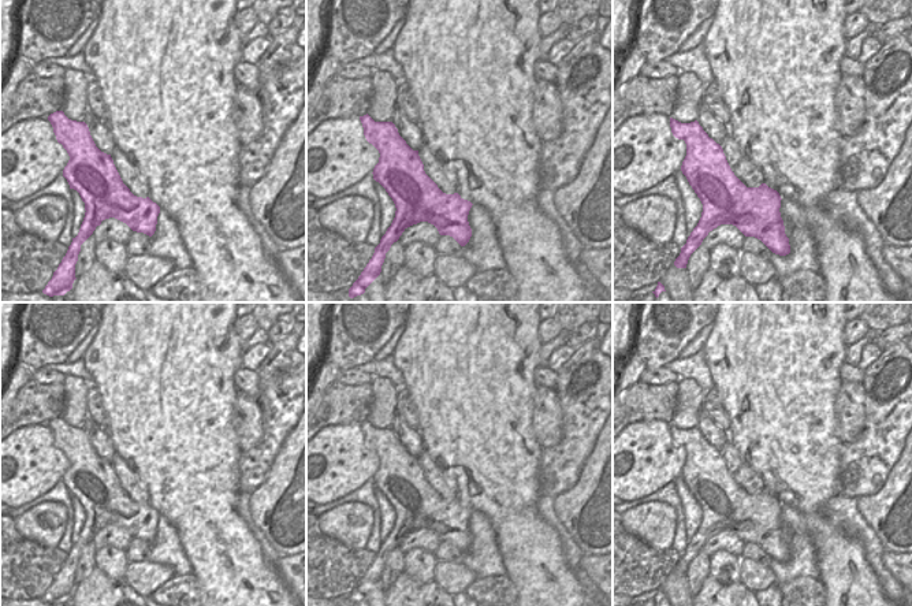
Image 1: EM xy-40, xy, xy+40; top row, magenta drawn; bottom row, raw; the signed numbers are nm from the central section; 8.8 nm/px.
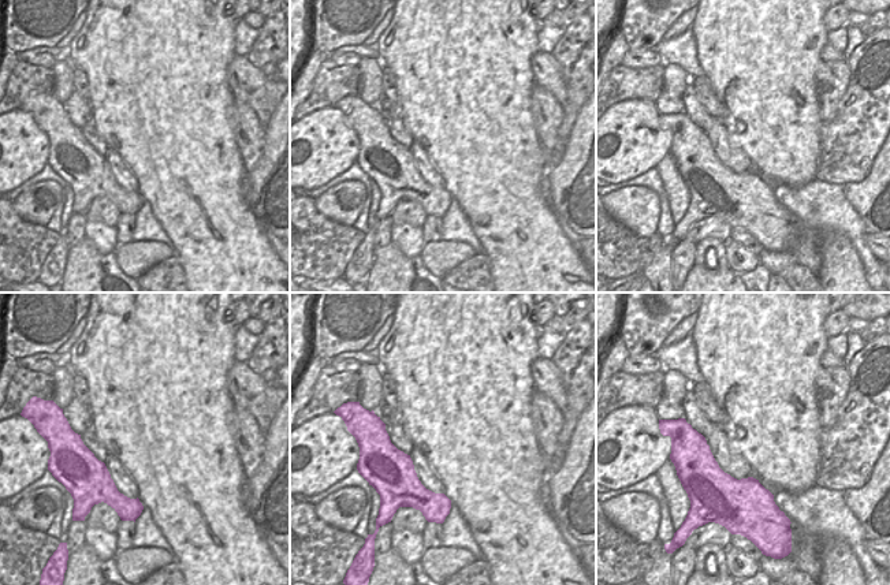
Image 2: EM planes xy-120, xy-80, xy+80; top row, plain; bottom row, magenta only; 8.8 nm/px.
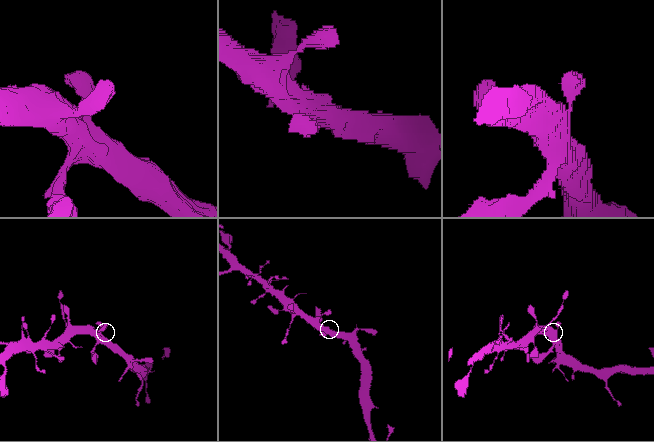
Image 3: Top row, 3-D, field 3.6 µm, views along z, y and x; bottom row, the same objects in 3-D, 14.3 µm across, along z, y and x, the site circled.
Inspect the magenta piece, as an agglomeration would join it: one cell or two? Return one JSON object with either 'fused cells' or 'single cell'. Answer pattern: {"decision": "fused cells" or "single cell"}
{"decision": "single cell"}

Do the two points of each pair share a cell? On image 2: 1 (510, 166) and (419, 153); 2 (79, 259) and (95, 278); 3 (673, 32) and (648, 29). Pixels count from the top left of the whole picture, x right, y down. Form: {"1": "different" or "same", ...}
{"1": "different", "2": "same", "3": "different"}

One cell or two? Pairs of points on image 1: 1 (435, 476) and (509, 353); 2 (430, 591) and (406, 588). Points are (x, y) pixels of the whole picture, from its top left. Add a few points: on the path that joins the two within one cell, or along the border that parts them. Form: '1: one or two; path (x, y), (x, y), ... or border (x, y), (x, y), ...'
1: two; border (424, 449), (454, 480), (458, 495)
2: one; path (424, 591), (412, 591)

